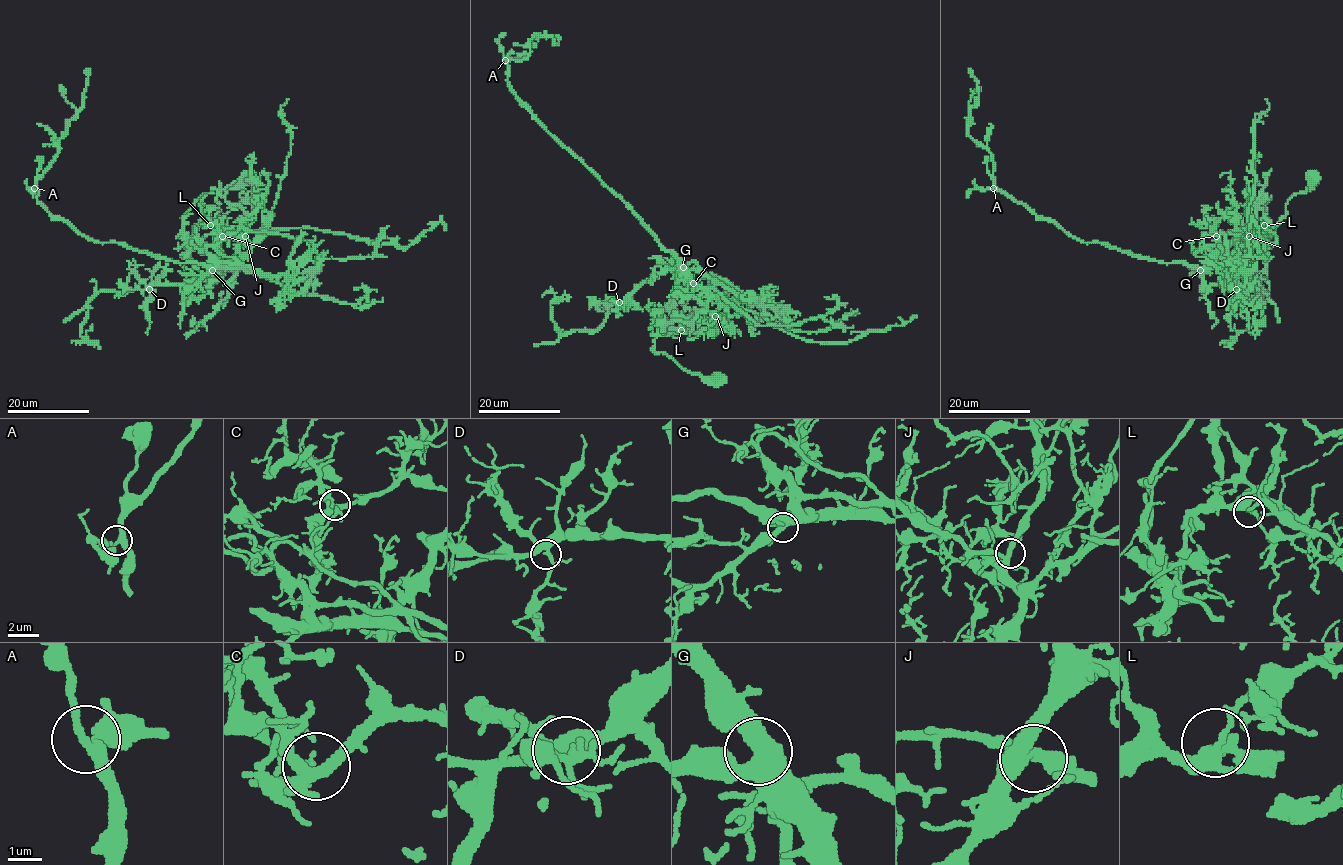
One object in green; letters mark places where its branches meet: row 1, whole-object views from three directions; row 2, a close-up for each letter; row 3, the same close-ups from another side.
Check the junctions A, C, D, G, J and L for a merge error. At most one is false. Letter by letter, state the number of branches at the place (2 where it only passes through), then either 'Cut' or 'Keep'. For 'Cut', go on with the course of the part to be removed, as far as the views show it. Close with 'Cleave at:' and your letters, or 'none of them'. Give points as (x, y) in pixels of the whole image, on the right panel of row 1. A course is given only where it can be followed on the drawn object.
A: Branches: 3. Keep
C: Branches: 3. Keep
D: Branches: 5. Keep
G: Branches: 3. Keep
J: Branches: 3. Keep
L: Branches: 2. Cut. Course of the part to remove: (1263, 225), (1268, 232), (1265, 248), (1212, 254), (1204, 262), (1237, 277), (1241, 269), (1256, 268), (1257, 251)
Cleave at: L

